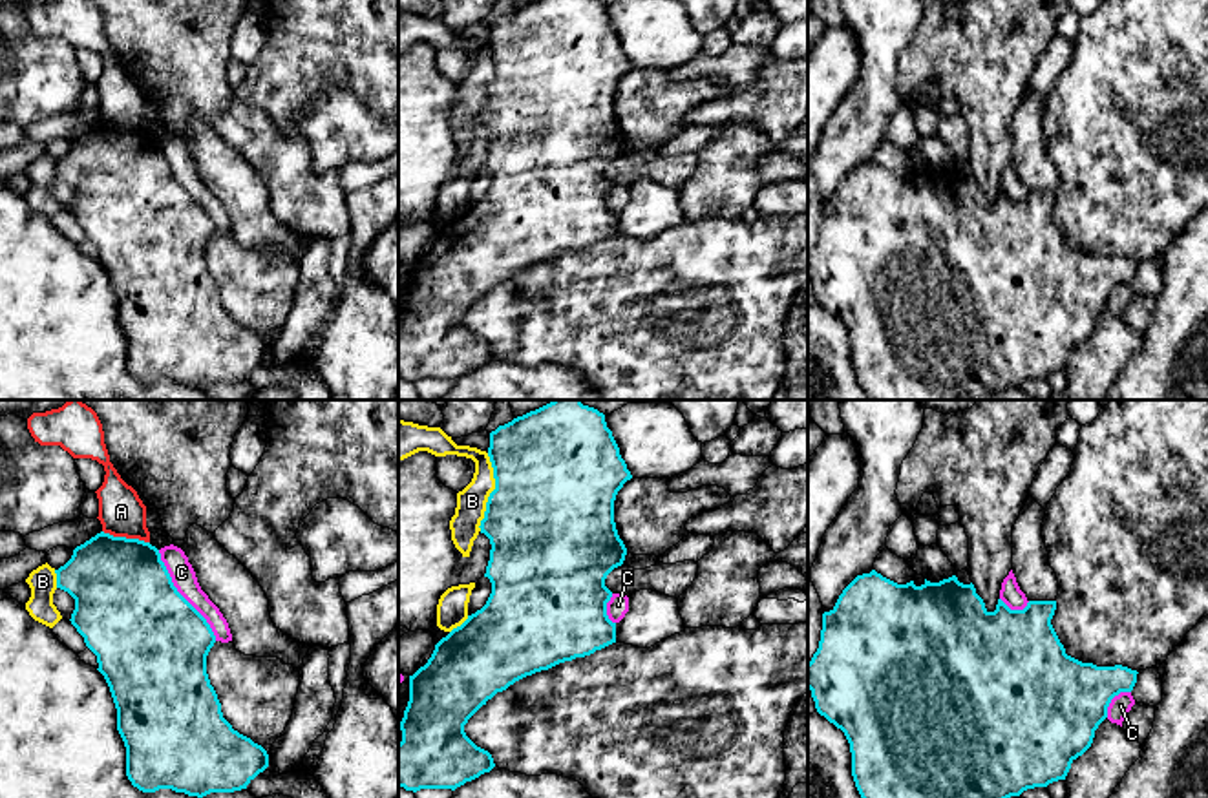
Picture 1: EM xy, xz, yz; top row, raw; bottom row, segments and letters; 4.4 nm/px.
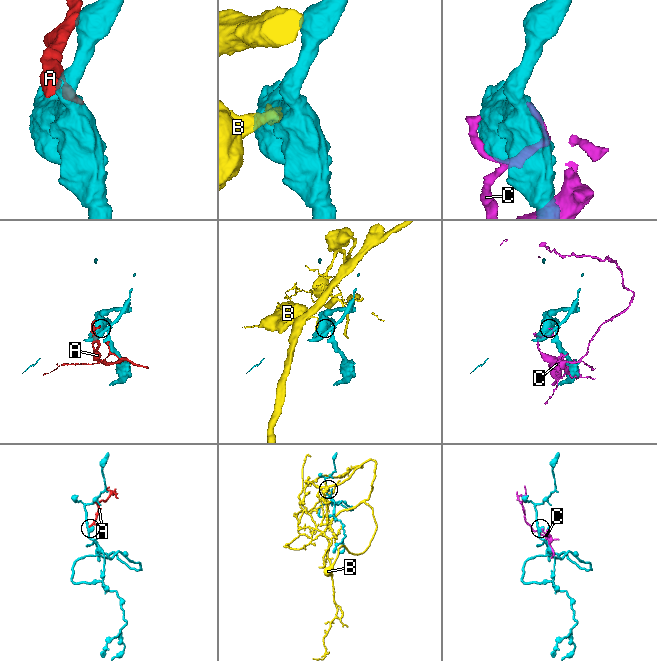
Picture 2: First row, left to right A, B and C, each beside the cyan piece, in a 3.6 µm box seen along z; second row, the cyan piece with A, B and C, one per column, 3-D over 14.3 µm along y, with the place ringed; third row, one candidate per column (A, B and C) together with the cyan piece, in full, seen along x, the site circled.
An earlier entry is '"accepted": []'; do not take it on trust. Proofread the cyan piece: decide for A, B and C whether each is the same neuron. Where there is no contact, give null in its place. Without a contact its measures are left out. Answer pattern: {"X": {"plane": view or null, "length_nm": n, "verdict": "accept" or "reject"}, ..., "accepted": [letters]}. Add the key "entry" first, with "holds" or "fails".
{"entry": "holds", "A": {"plane": "xy", "length_nm": 220, "verdict": "reject"}, "B": {"plane": "xz", "length_nm": 340, "verdict": "reject"}, "C": {"plane": "xy", "length_nm": 480, "verdict": "reject"}, "accepted": []}

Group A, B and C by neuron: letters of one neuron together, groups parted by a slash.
A / B / C

